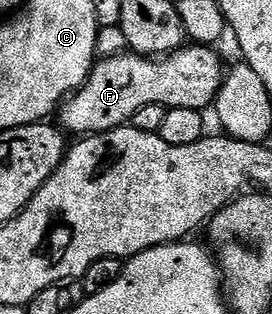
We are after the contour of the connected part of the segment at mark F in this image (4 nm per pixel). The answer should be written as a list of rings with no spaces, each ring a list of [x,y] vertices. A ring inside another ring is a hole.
[[[185,46],[159,58],[137,56],[124,50],[121,56],[108,56],[93,63],[88,80],[60,105],[58,124],[65,133],[77,132],[75,135],[83,138],[125,127],[142,106],[160,104],[166,110],[204,110],[220,93],[225,75],[226,68],[220,65],[219,54],[208,46]]]

